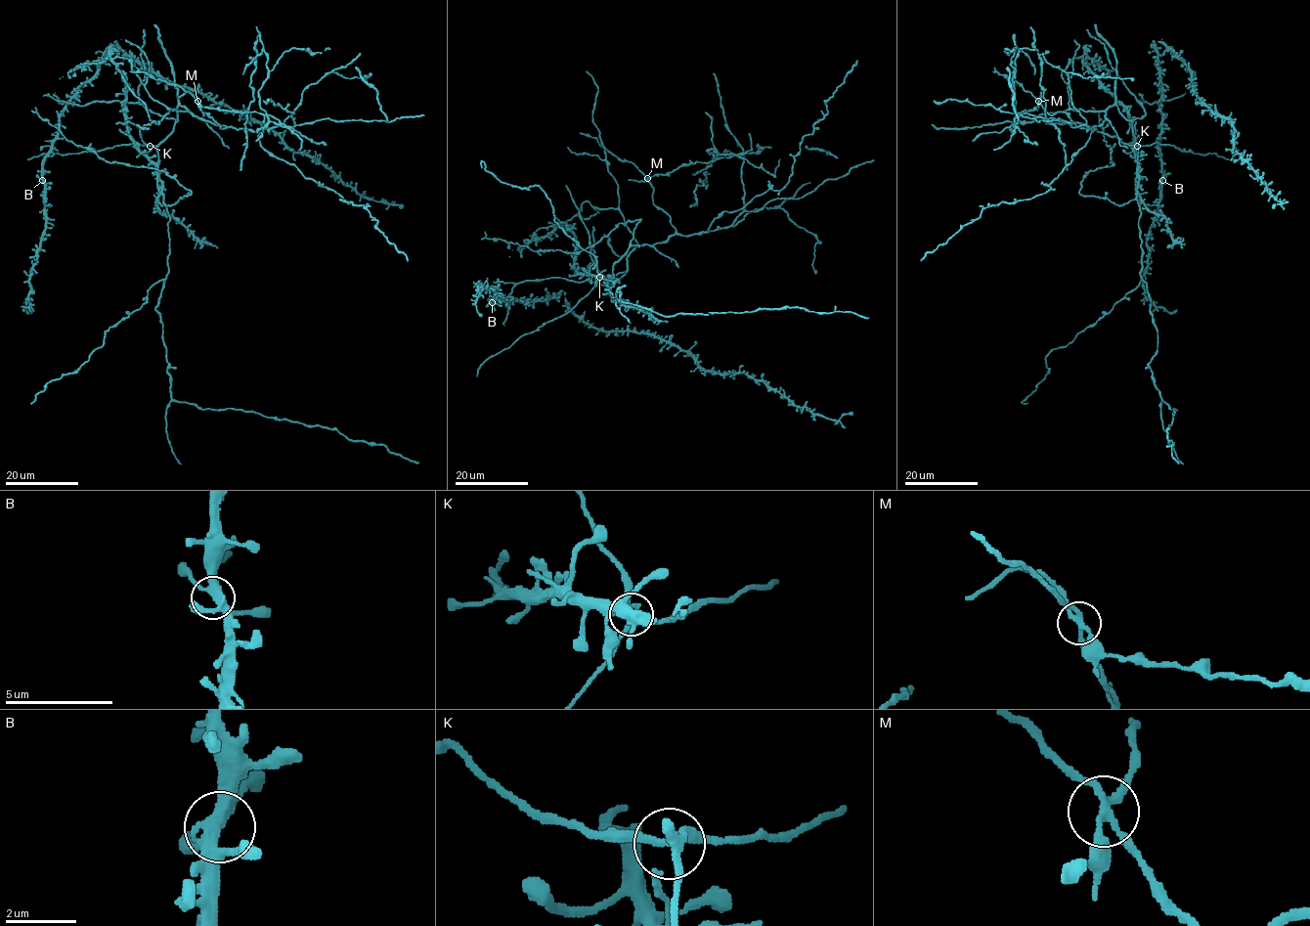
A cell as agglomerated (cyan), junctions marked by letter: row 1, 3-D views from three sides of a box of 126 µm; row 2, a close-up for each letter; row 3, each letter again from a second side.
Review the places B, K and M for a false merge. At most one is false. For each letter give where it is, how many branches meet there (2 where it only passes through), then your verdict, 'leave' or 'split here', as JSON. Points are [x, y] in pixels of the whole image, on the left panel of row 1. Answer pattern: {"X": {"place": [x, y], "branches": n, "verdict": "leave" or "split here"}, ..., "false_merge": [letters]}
{"B": {"place": [42, 180], "branches": 4, "verdict": "leave"}, "K": {"place": [150, 146], "branches": 4, "verdict": "leave"}, "M": {"place": [197, 101], "branches": 4, "verdict": "split here"}, "false_merge": ["M"]}

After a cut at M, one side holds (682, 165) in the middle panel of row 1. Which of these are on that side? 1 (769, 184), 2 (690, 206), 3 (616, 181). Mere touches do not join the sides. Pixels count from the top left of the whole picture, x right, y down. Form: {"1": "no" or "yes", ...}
{"1": "no", "2": "yes", "3": "no"}

